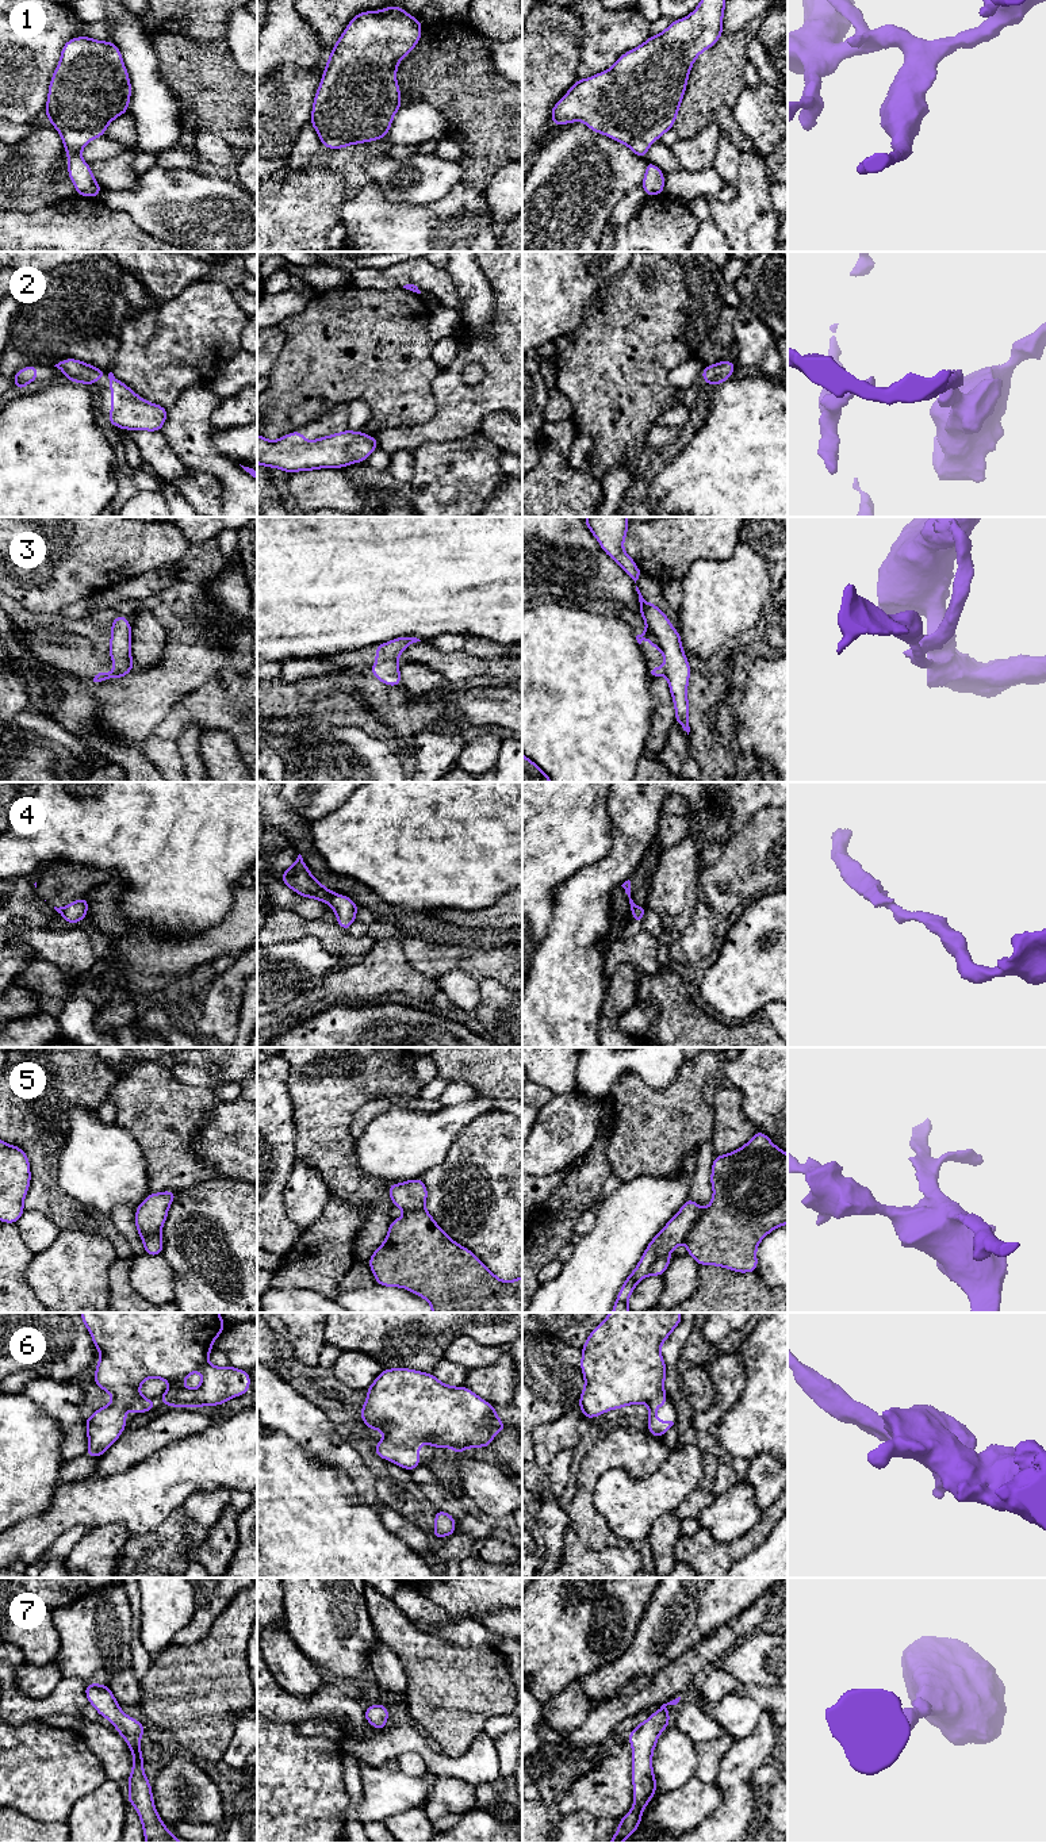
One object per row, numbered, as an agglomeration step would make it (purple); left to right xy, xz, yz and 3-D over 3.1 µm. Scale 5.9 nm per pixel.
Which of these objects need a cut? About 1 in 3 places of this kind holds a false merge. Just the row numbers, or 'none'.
3, 4

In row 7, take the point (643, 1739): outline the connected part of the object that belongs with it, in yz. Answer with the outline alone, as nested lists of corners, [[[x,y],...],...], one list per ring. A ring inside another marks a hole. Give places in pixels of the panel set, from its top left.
[[[681,1697],[663,1704],[656,1713],[650,1714],[644,1723],[636,1725],[628,1733],[632,1746],[632,1783],[635,1804],[631,1811],[618,1821],[618,1829],[609,1843],[621,1843],[633,1835],[640,1827],[641,1813],[658,1790],[656,1778],[652,1770],[652,1752],[658,1737],[670,1724],[667,1705],[677,1705]]]

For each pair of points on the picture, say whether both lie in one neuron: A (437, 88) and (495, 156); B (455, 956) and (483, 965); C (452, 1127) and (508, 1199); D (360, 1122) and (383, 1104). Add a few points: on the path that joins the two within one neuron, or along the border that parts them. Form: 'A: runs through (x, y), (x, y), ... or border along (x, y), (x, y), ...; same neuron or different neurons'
A: runs through (453, 104), (489, 140); same neuron
B: runs through (462, 957), (476, 962); same neuron
C: border along (482, 1114), (451, 1145); different neurons
D: runs through (366, 1117), (378, 1107); same neuron

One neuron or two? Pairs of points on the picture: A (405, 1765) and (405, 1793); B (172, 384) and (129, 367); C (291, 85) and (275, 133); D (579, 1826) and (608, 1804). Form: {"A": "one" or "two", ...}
{"A": "two", "B": "one", "C": "one", "D": "two"}

